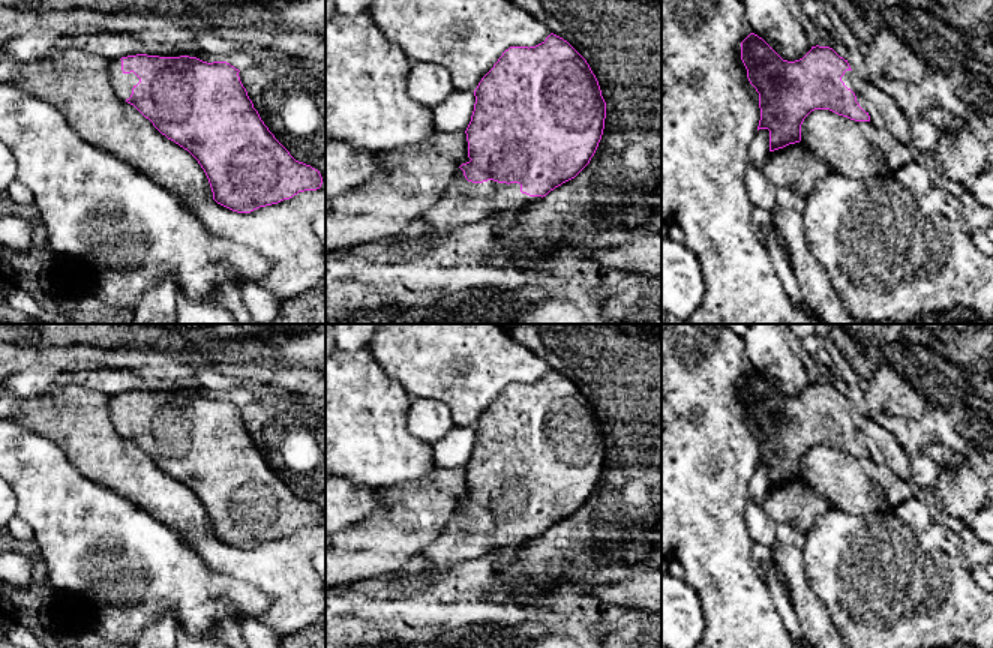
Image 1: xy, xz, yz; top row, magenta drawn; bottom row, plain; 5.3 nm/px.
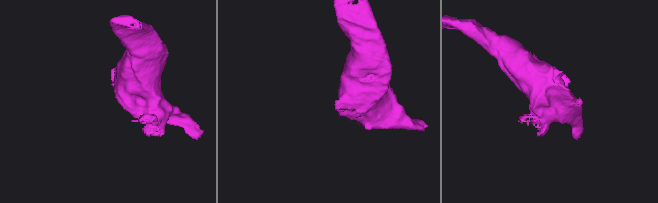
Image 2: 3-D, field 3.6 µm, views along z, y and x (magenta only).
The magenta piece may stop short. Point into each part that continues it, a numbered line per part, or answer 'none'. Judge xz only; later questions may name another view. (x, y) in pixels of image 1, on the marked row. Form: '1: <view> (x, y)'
1: xz (464, 201)

